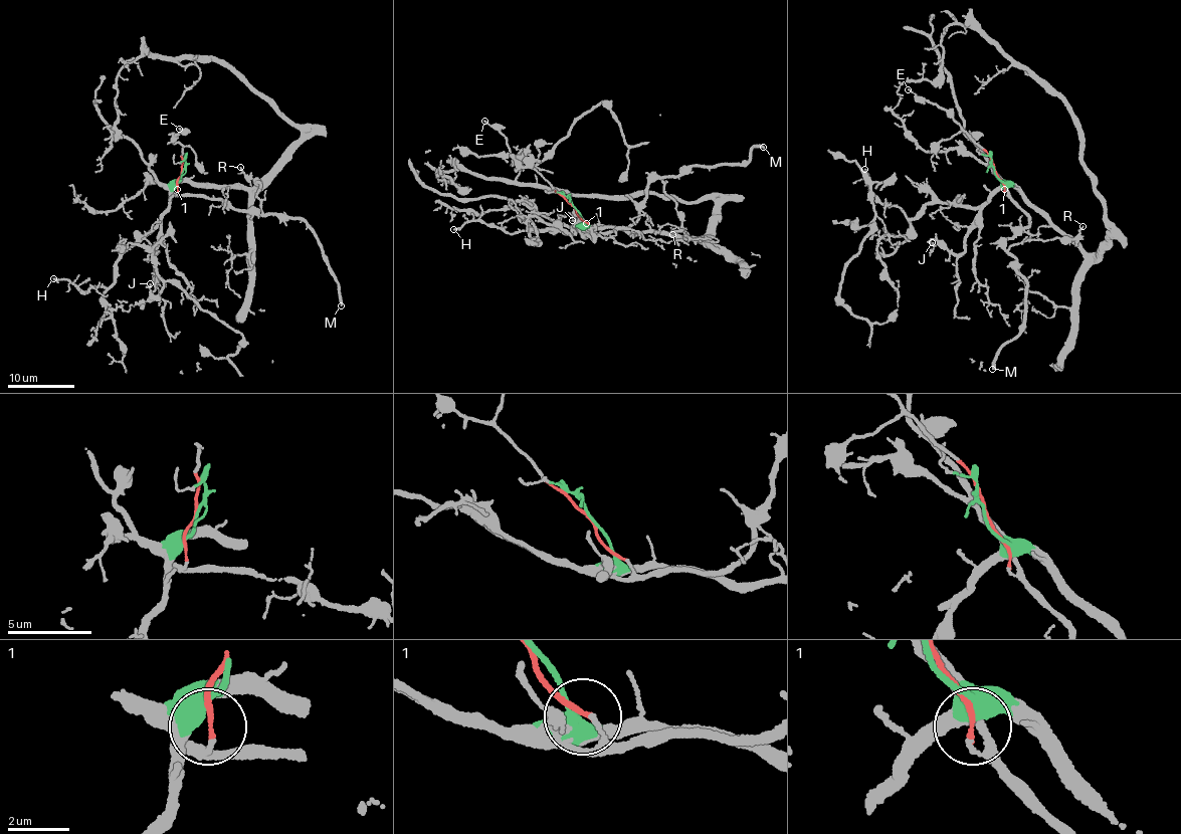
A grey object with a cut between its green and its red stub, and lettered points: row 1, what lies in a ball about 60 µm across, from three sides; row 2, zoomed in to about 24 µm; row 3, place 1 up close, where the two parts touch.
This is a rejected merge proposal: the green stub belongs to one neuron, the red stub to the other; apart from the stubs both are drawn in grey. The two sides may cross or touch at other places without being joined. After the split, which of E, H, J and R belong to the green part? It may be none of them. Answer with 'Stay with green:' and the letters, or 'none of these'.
Stay with green: H, J

